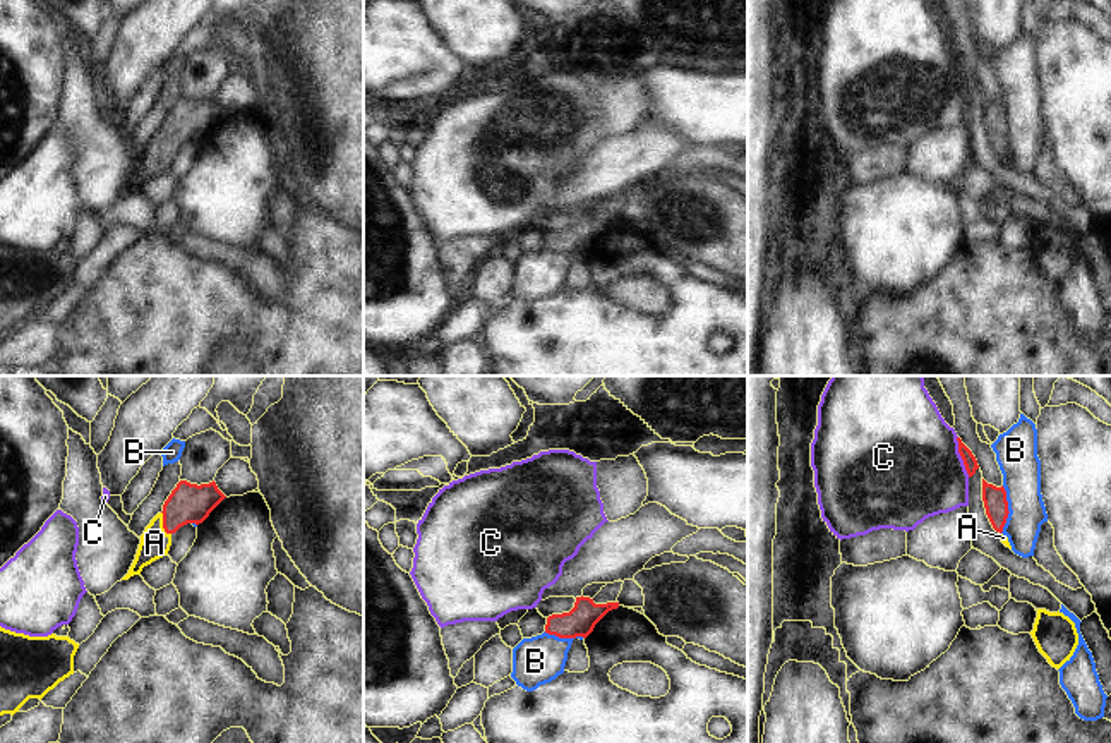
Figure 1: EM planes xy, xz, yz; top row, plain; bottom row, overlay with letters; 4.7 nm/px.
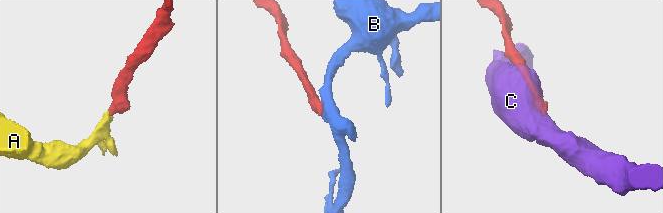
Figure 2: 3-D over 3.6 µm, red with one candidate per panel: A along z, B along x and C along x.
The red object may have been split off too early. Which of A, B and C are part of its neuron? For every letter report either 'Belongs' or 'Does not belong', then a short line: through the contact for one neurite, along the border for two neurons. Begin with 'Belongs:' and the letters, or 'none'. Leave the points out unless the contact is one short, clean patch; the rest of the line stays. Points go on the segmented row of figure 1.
Belongs: A
A: Belongs. Line: xy (189, 503), (163, 524), (155, 543)
B: Does not belong. Line: yz (1003, 486), (1008, 517), (1000, 532)
C: Does not belong

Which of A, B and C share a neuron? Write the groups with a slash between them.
A / B / C

